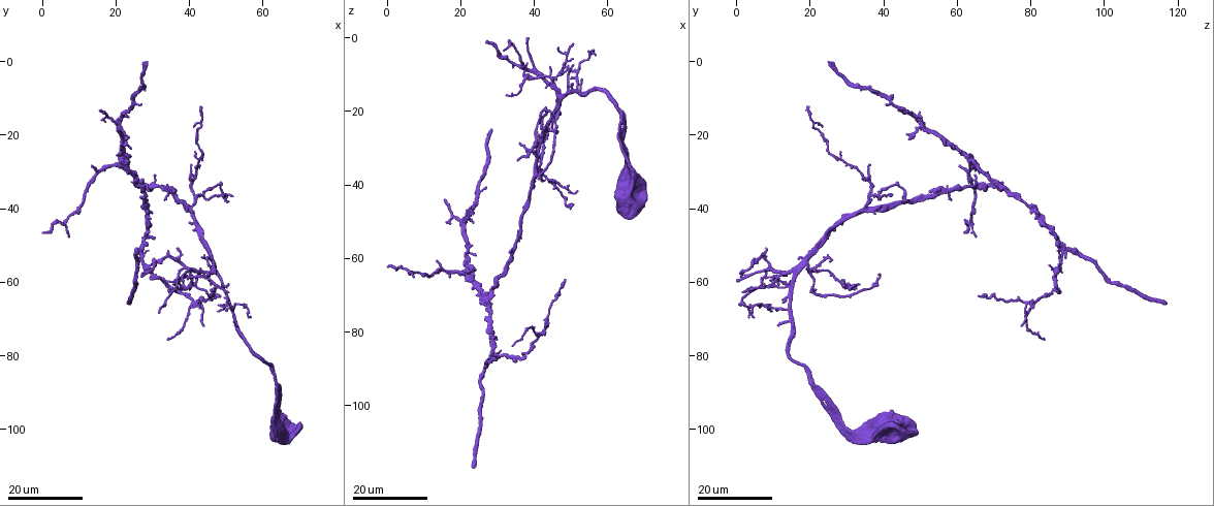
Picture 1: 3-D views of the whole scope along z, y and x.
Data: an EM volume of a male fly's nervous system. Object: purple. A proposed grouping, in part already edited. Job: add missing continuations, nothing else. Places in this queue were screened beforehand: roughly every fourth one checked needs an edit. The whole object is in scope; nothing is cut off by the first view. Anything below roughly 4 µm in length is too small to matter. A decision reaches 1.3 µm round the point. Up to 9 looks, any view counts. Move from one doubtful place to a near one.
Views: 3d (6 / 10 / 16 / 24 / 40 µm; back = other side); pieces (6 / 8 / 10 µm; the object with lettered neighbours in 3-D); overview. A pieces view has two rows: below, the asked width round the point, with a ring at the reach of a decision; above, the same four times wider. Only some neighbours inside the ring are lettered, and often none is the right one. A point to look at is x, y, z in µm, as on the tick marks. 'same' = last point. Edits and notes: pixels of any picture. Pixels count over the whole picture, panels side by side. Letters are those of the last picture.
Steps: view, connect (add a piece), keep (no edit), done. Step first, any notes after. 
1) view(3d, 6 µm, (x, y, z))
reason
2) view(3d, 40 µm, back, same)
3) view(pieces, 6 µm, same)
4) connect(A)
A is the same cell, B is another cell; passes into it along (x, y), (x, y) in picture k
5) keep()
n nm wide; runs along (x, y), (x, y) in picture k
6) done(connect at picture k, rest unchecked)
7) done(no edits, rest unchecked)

view(3d, 24 µm, (17.0, 16.5, 50.5))
tapers out

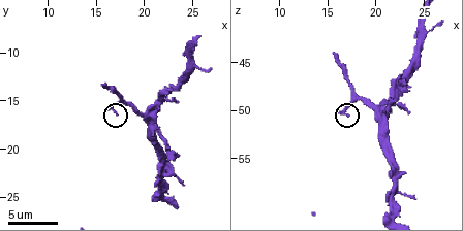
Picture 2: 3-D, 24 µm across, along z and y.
view(pieces, 8 µm, (17.0, 16.2, 50.4))
see the neighbours

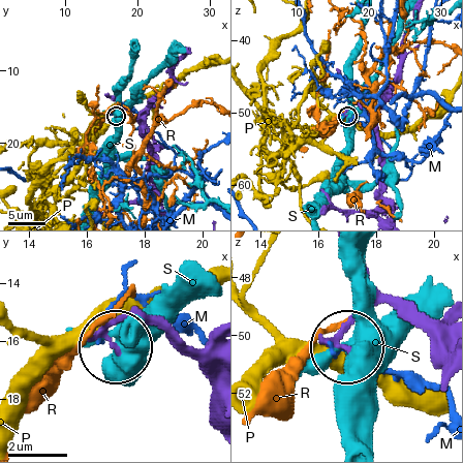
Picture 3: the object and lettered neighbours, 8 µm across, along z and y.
keep()
M, P, R and S are other cells; runs along (443, 351), (384, 300), (347, 329), (345, 344) in picture 3; none of them fits

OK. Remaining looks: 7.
view(3d, 24 µm, (0.5, 46.5, 62.5))
end of a long branch

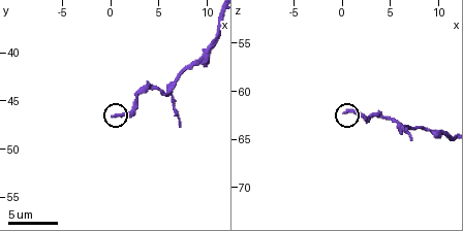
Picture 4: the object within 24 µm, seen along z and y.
view(pieces, 8 µm, (0.2, 46.6, 62.0))

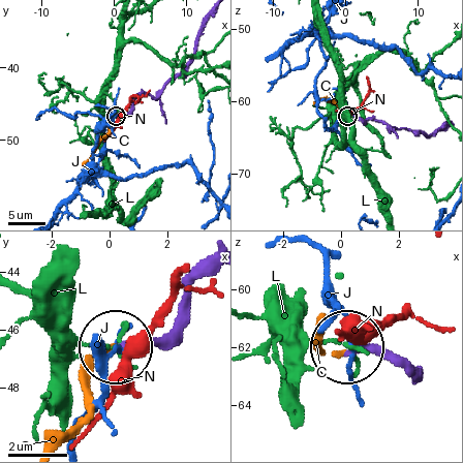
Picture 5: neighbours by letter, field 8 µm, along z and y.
connect(C)
230 nm wide; C is the same cell, J, L and N are other cells; it goes on there

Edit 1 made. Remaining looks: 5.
view(overview)
see it whole again

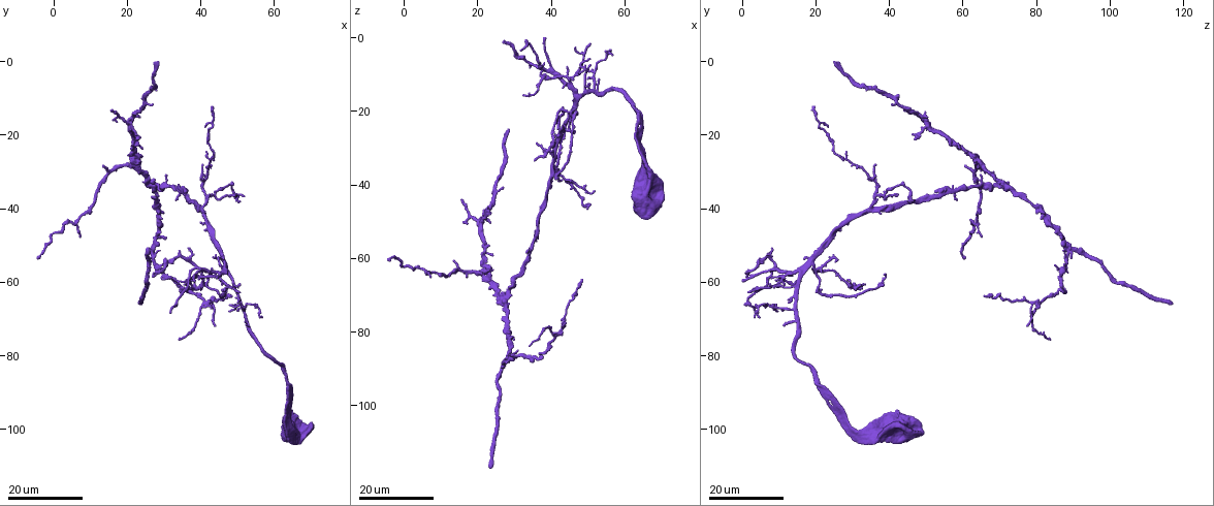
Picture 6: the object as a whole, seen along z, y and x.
view(3d, 16 µm, (48.5, 64.0, 66.0))
end of a long branch

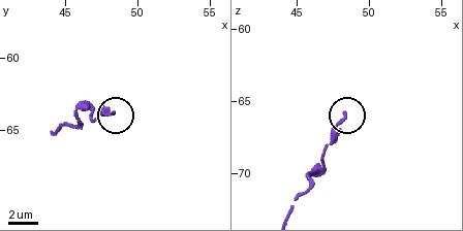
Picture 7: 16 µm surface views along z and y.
view(pieces, 6 µm, (48.4, 64.0, 66.0))

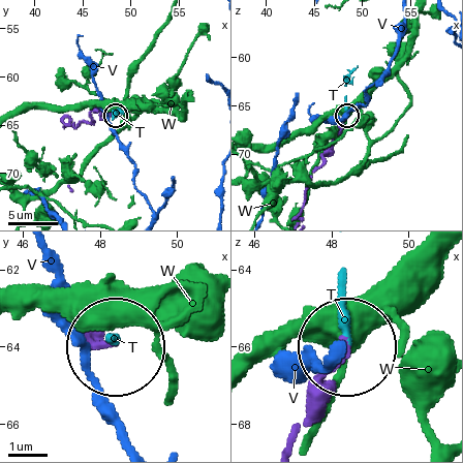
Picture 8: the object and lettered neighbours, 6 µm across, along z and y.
connect(T)
T is the same cell, V and W are other cells; the neuron continues

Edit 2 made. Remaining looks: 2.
done(connect at picture 5, connect at picture 8, rest unchecked)

